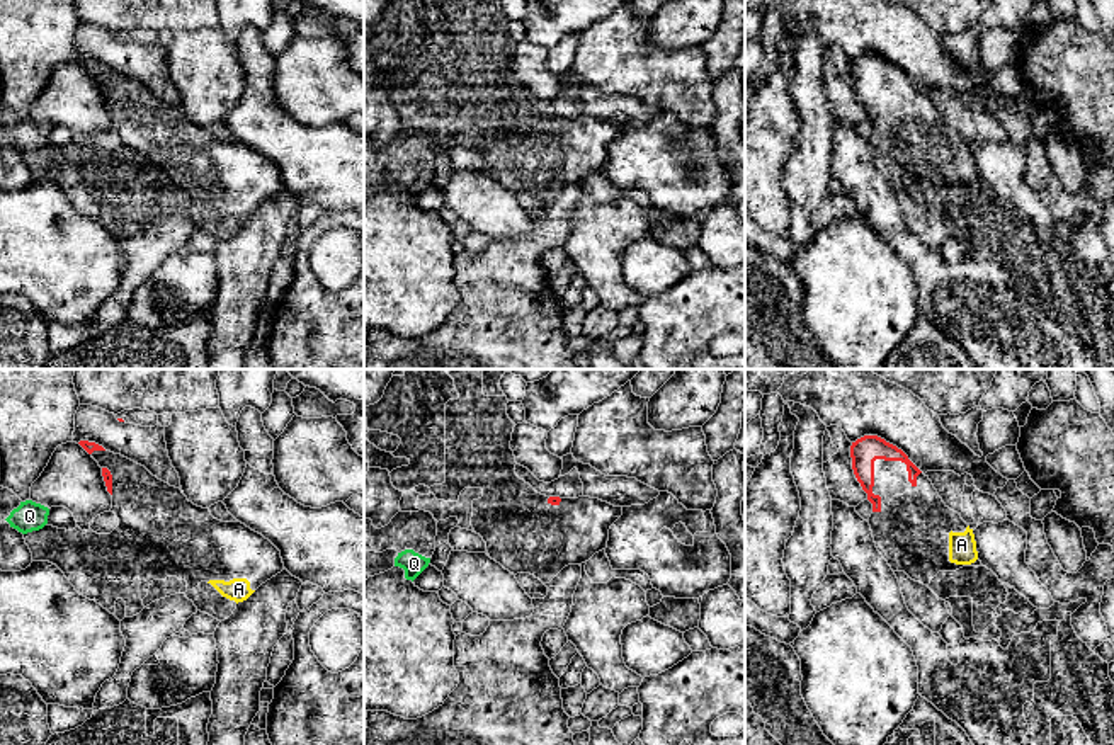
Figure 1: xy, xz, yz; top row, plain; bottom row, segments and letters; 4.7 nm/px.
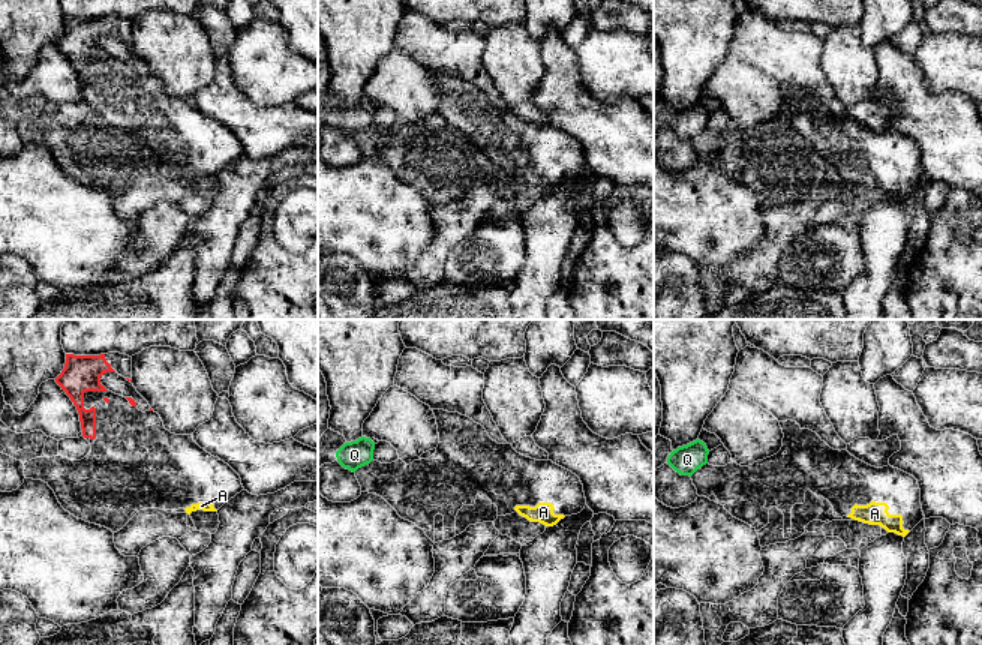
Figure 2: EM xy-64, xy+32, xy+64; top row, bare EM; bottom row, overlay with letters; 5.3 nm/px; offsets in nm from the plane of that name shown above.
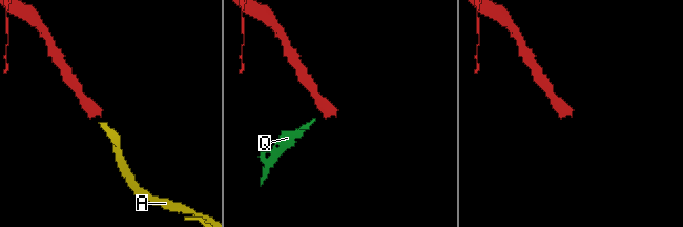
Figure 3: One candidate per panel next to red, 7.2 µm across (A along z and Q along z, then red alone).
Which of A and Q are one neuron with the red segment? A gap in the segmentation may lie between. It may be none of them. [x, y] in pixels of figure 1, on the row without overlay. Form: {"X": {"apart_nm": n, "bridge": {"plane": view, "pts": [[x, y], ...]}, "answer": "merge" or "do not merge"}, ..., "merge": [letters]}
{"A": {"apart_nm": 280, "bridge": {"plane": "yz", "pts": [[915, 104], [951, 150]]}, "answer": "merge"}, "Q": {"apart_nm": 300, "bridge": {"plane": "xy", "pts": [[107, 109], [48, 128]]}, "answer": "do not merge"}, "merge": ["A"]}

